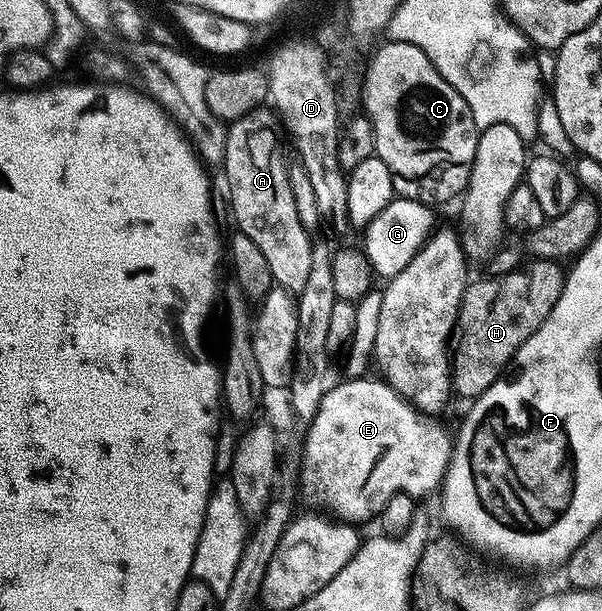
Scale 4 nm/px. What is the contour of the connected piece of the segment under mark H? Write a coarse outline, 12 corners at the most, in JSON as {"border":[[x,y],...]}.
{"border":[[530,260],[471,281],[452,390],[482,395],[560,300],[564,270]]}

